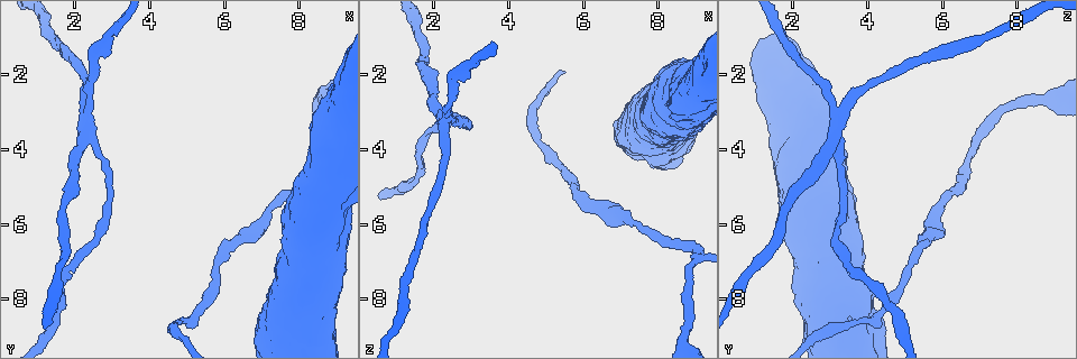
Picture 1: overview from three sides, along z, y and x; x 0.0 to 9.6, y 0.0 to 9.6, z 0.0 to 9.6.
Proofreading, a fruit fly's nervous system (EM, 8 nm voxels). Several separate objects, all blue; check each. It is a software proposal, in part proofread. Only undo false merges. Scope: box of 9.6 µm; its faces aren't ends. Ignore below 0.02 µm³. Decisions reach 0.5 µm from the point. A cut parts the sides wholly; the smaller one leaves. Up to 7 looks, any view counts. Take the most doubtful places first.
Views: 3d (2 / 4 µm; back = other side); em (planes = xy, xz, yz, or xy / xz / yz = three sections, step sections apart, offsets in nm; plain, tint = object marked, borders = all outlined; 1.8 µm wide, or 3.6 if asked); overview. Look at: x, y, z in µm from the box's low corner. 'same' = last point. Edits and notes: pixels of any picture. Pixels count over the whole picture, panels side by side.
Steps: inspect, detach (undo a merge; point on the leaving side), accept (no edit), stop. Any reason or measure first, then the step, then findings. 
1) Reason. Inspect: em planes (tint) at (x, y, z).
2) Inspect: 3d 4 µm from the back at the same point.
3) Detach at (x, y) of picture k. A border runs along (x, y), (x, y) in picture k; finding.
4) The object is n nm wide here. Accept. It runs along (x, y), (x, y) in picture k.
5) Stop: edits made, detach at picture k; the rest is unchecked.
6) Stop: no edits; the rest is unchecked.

Four-way junction. Inspect: 3d 4 µm at (2.25, 3.60, 3.20).

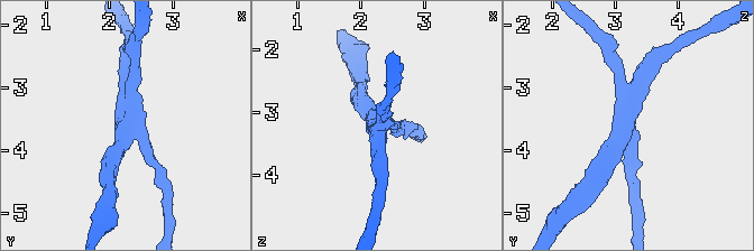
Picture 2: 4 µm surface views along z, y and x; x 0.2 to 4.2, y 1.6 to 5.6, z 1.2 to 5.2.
4 arms meet here. Inspect: em planes (tint) at (2.25, 3.65, 3.15).

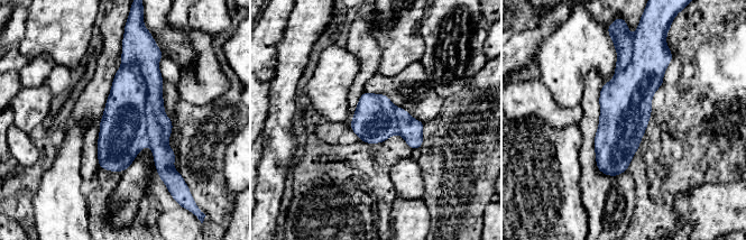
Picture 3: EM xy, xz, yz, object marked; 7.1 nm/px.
Detach at (159, 127) of picture 3. The part that leaves runs along (125, 55), (154, 79), (164, 176) in picture 3; a second neuron is stuck on.

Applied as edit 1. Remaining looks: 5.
Inspect: overview.

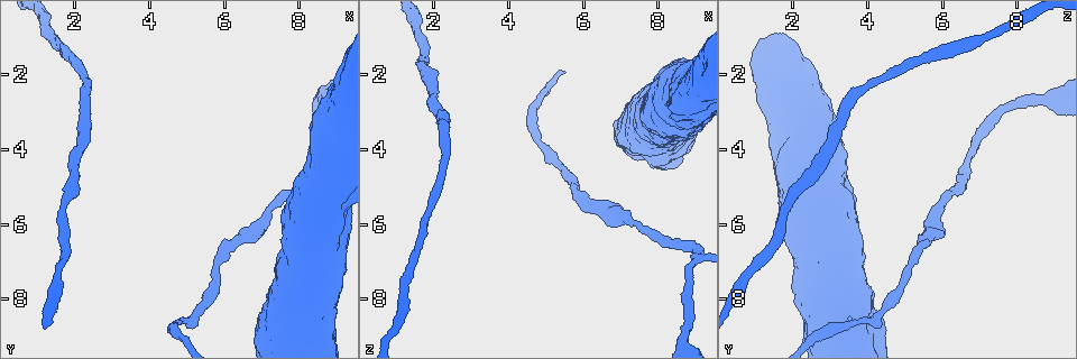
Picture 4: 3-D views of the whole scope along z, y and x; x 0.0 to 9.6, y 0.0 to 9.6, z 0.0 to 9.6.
Inspect: 3d 2 µm at (9.00, 3.75, 6.90).

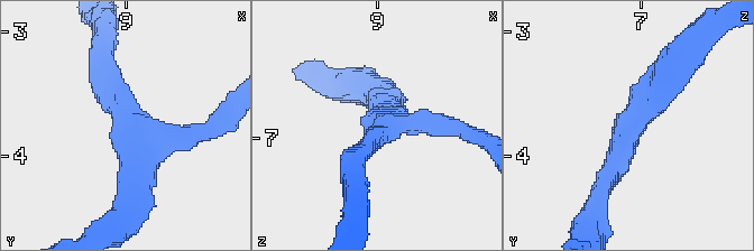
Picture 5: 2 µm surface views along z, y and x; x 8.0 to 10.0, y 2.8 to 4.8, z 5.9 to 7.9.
Inspect: em 3.6 µm planes (tint) at (9.06, 3.72, 6.94).

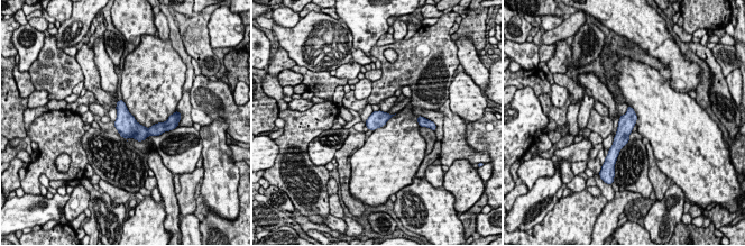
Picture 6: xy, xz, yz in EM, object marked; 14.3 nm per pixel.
Accept. It runs along (629, 110), (629, 118), (616, 149) in picture 6; one neuron here.

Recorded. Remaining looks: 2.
Sudden change in width. Inspect: em 3.6 µm planes (tint) at (8.70, 2.80, 9.20).

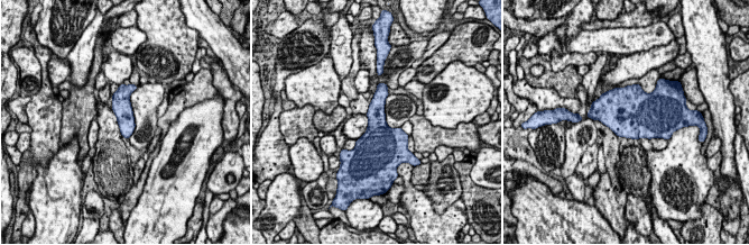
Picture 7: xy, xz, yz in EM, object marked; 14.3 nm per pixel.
Accept. Continuous, no second neuron.

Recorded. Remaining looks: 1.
Stop: edits made, detach at picture 3; the rest is unchecked.

